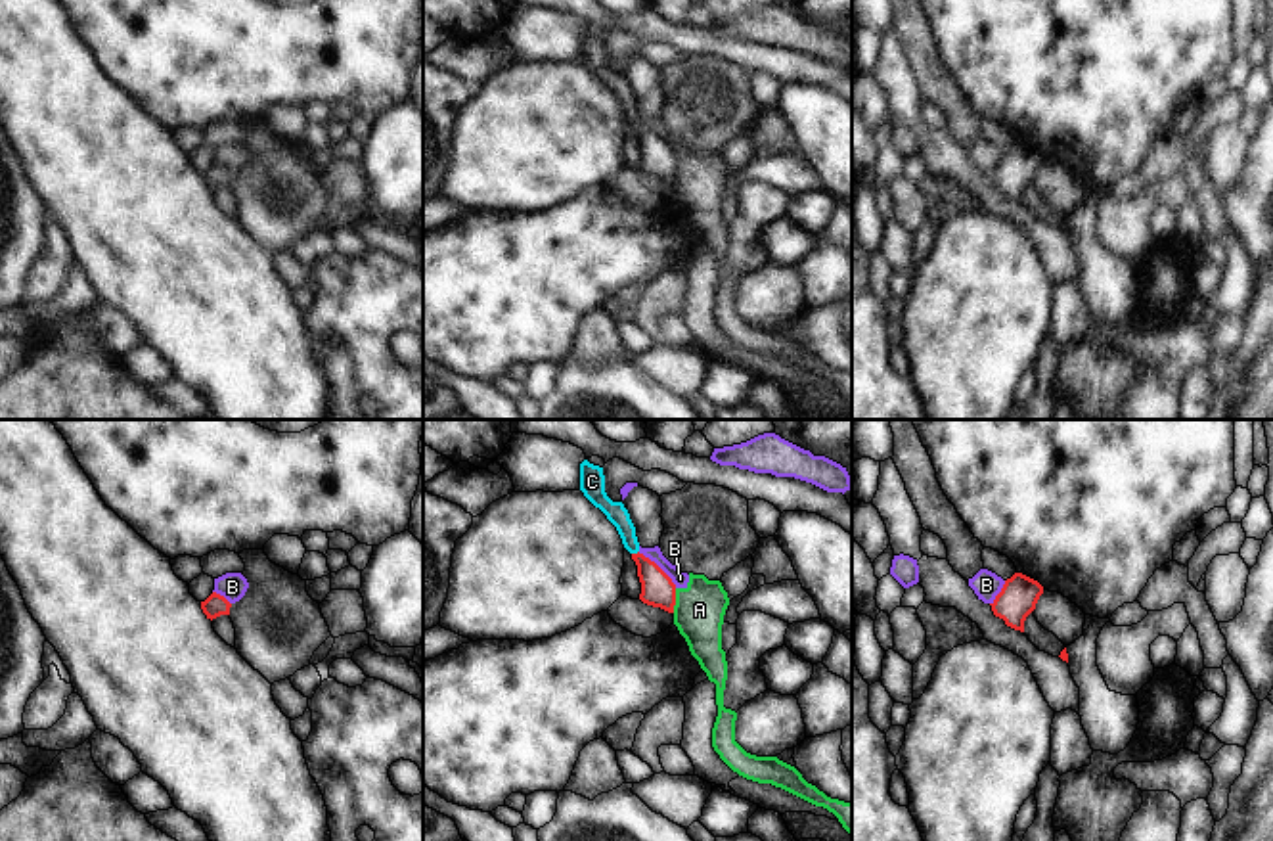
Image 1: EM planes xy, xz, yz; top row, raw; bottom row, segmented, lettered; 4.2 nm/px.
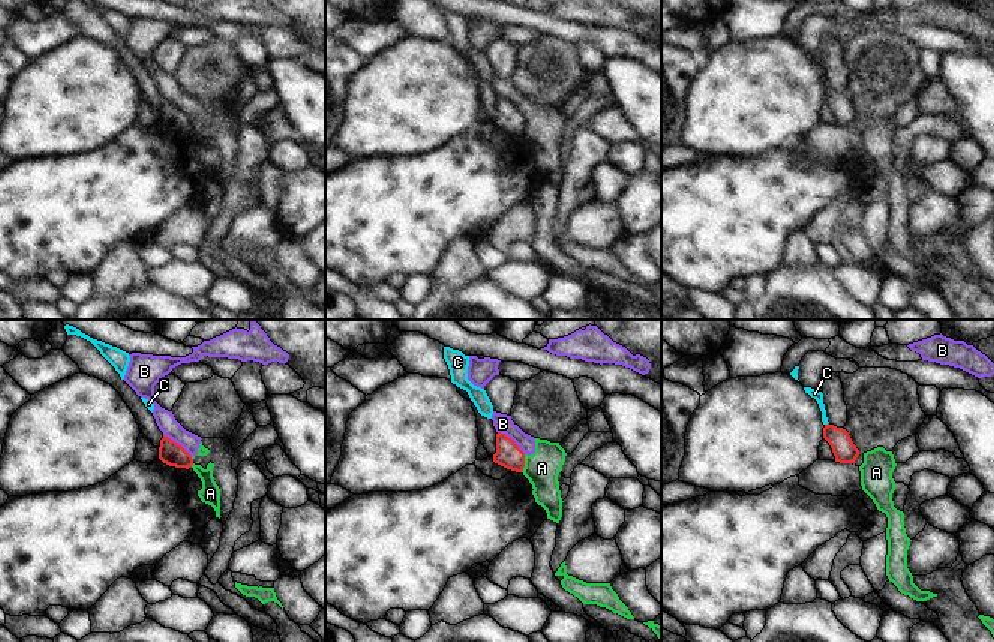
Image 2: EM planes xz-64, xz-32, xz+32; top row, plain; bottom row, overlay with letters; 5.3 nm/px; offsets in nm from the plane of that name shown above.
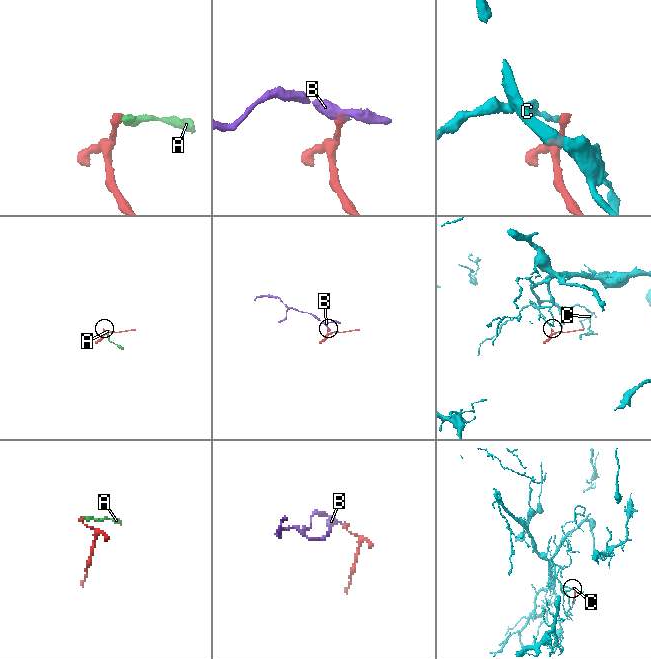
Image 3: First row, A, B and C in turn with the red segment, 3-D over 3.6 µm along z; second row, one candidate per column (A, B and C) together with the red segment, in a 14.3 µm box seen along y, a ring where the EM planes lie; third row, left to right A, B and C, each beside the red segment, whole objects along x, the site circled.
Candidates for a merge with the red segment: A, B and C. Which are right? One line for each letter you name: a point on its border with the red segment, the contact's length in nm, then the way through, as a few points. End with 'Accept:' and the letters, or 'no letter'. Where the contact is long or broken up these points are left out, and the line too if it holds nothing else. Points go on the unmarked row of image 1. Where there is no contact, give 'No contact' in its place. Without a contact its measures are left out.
C: Touches red at xz (634, 125). Shared border 40 nm. Path across: xz (657, 159), (646, 136), (634, 125), (628, 104), (617, 85)
Accept: C.

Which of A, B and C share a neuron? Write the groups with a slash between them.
A B / C

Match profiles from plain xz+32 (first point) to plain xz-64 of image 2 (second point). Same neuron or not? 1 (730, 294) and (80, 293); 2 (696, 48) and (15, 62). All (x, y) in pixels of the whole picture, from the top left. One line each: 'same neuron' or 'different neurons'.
1: different neurons
2: different neurons

